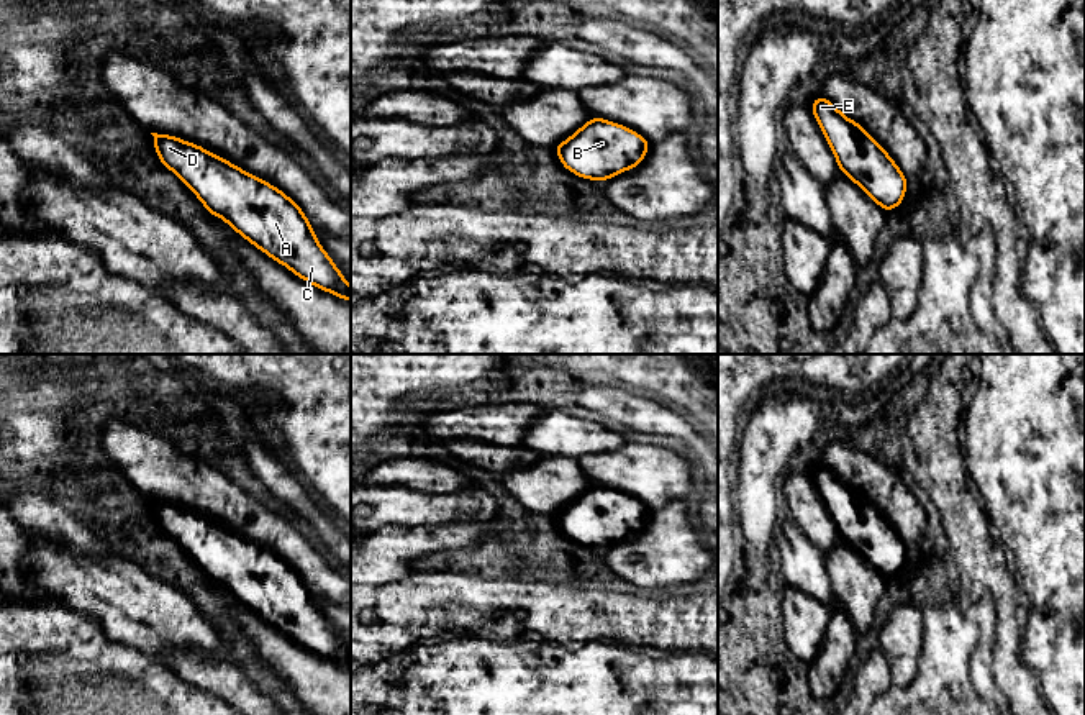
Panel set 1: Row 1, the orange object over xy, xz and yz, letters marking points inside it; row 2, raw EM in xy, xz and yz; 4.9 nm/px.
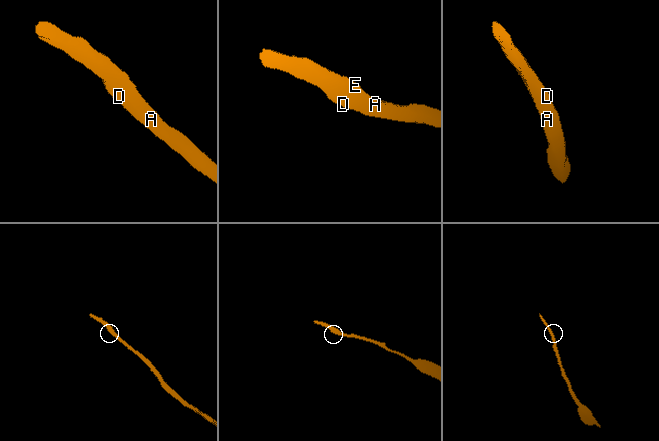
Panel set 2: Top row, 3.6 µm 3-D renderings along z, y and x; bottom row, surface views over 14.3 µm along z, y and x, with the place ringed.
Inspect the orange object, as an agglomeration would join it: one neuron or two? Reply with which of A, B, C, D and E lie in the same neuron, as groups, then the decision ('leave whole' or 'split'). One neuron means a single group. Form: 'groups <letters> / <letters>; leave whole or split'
groups A B C D E; leave whole

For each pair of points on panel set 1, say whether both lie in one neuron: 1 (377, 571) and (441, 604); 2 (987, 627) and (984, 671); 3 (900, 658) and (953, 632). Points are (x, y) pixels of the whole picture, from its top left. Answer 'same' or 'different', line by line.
1: different
2: same
3: different

